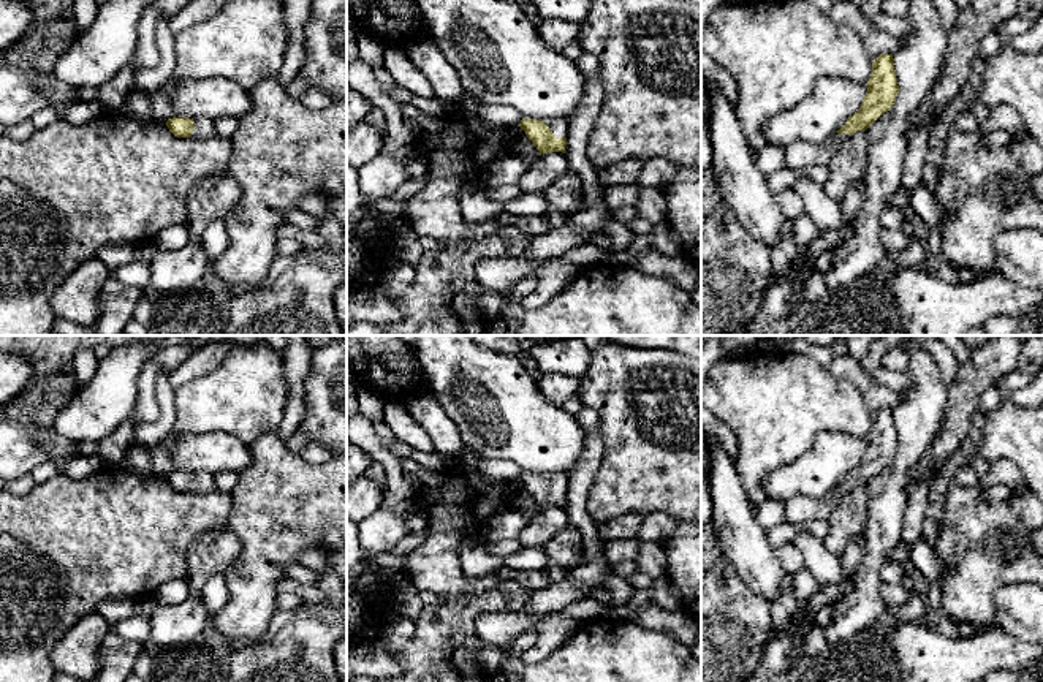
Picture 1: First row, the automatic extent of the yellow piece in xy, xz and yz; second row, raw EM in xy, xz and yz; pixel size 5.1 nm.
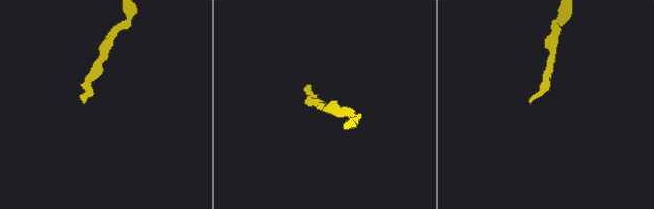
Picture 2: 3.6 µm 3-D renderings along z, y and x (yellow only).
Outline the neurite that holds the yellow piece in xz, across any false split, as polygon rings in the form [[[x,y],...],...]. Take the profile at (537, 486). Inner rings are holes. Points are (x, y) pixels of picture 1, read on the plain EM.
[[[522,473],[519,481],[525,486],[527,492],[538,503],[540,510],[548,506],[565,508],[568,475],[557,473],[544,478],[535,473]]]

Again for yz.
[[[880,408],[872,416],[872,429],[867,435],[867,448],[858,467],[848,472],[825,497],[793,497],[785,503],[783,522],[804,524],[817,519],[829,519],[839,498],[853,487],[867,484],[882,468],[888,467],[899,448],[893,408]]]

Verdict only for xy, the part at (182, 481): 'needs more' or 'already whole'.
needs more

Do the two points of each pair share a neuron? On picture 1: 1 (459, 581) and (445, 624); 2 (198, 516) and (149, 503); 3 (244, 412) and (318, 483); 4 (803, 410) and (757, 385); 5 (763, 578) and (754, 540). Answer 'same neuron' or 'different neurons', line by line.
1: different neurons
2: same neuron
3: different neurons
4: same neuron
5: same neuron

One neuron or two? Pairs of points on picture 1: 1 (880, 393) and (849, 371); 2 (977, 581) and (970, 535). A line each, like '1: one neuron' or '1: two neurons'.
1: one neuron
2: one neuron

